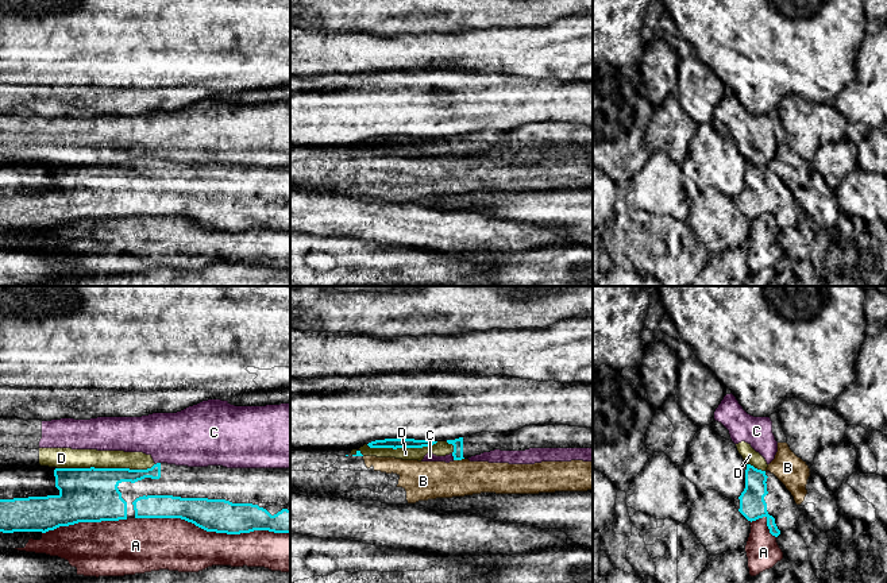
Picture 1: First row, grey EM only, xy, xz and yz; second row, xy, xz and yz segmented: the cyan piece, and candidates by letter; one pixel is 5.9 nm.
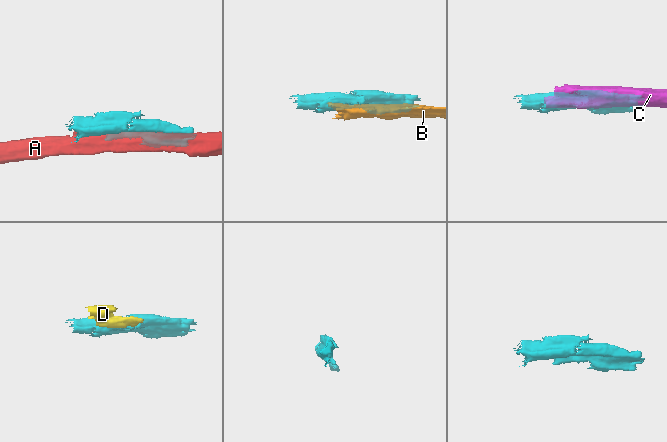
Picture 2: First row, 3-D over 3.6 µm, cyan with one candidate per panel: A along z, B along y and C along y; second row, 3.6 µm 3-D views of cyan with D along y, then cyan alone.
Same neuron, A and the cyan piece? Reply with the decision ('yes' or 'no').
no

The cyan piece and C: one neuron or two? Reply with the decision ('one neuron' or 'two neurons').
two neurons

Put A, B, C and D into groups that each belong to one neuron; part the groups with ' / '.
A / B / C D

